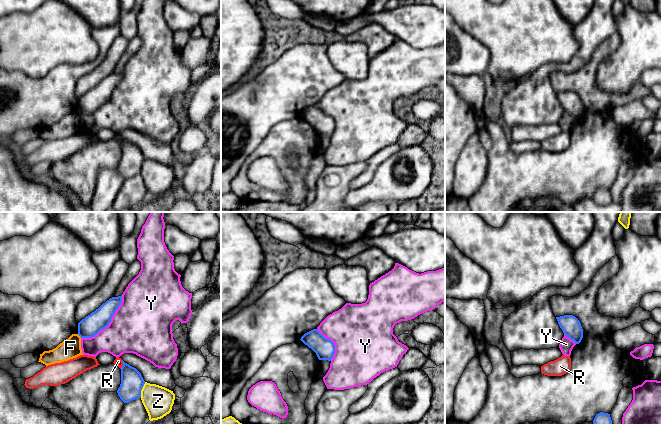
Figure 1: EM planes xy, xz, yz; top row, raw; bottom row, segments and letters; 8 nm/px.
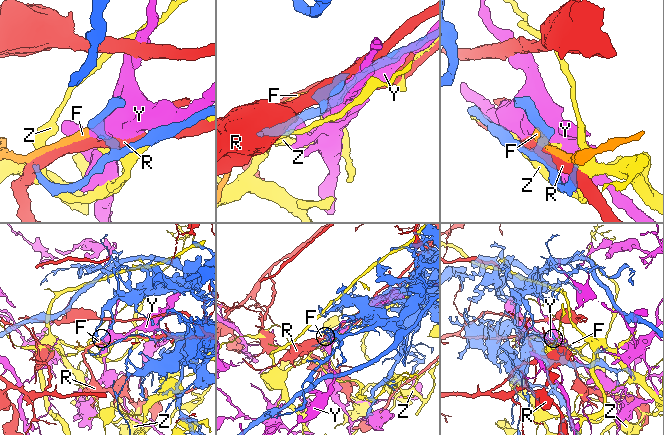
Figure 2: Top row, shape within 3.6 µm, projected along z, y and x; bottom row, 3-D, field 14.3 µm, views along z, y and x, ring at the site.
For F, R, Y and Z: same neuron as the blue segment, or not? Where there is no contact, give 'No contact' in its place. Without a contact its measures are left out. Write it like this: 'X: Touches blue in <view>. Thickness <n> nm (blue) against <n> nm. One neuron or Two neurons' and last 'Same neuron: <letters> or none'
F: Touches blue in xy. Thickness 160 nm (blue) against 160 nm. Two neurons
R: Touches blue in xy. Thickness 190 nm (blue) against 70 nm. Two neurons
Y: Touches blue in xy. Thickness 160 nm (blue) against 460 nm. Two neurons
Z: Touches blue in xy. Thickness 190 nm (blue) against 240 nm. Two neurons
Same neuron: none

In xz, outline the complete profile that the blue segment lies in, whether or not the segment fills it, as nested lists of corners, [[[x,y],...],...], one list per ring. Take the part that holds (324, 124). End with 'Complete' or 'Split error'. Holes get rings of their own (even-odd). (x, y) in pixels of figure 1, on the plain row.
[[[318,105],[305,109],[300,116],[316,129],[319,136],[331,137],[334,132],[334,119],[325,114]]]. Complete

